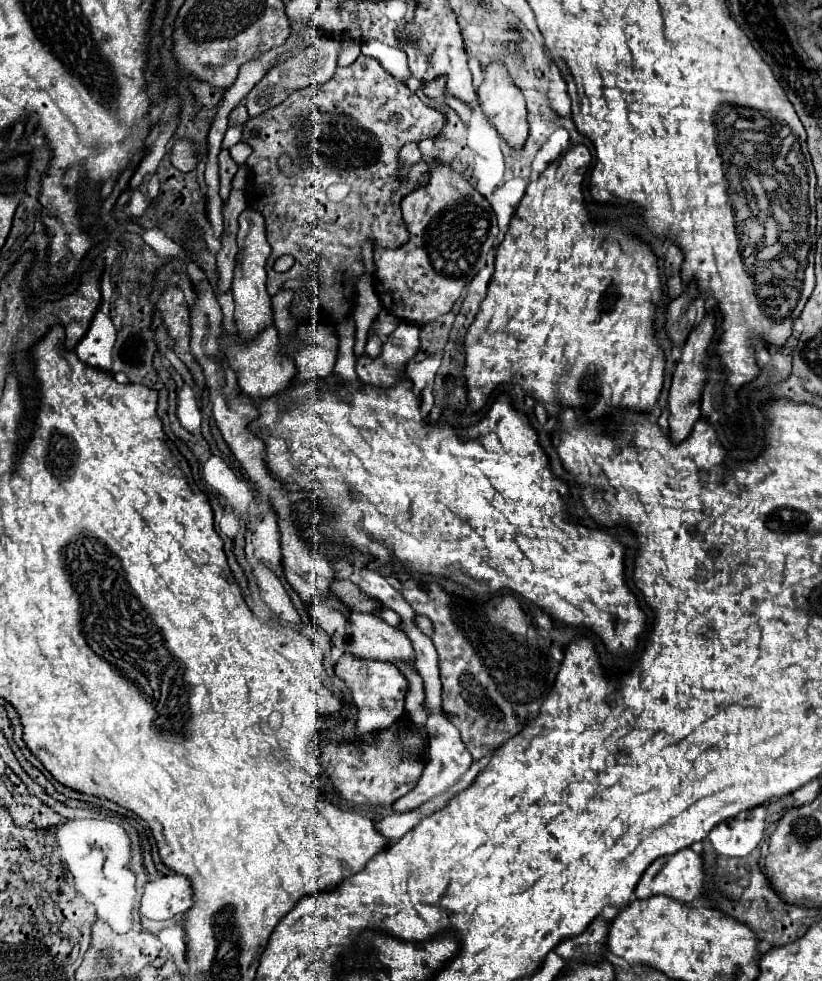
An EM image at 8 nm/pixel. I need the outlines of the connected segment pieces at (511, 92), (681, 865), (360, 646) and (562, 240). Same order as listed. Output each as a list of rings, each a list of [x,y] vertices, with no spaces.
[[[494,63],[484,71],[484,81],[478,89],[478,97],[480,97],[480,105],[482,111],[486,115],[486,119],[496,127],[498,135],[512,147],[512,149],[522,149],[526,145],[528,139],[528,123],[526,123],[526,105],[524,105],[524,97],[522,91],[512,85],[510,75],[506,71],[504,65]]]
[[[690,847],[680,849],[672,855],[664,855],[658,857],[642,875],[642,879],[638,881],[636,889],[634,889],[638,899],[648,899],[652,895],[666,895],[672,897],[680,903],[690,903],[696,897],[700,897],[704,893],[704,865],[702,865],[702,855],[694,853]]]
[[[314,601],[308,603],[310,615],[312,619],[330,635],[332,645],[336,645],[342,653],[352,653],[356,657],[364,657],[364,659],[380,659],[380,661],[412,661],[414,663],[414,653],[412,653],[412,643],[406,637],[404,631],[390,627],[388,623],[384,623],[378,615],[374,613],[360,613],[360,611],[352,611],[348,609],[344,603],[338,603],[336,607],[332,607],[328,603]]]
[[[576,145],[568,149],[562,157],[558,157],[554,163],[546,167],[546,171],[538,177],[538,181],[532,181],[510,221],[510,227],[504,235],[504,241],[498,247],[496,261],[494,261],[494,275],[488,285],[488,295],[484,297],[480,305],[480,313],[476,315],[474,323],[470,325],[466,339],[464,339],[464,349],[466,349],[466,365],[464,365],[464,379],[466,379],[466,395],[468,395],[468,405],[474,411],[480,411],[490,393],[496,387],[504,385],[518,385],[526,395],[530,395],[536,403],[542,403],[548,417],[558,417],[558,413],[566,407],[574,409],[580,417],[584,417],[584,423],[594,423],[594,421],[604,421],[618,411],[638,411],[638,413],[650,413],[652,407],[658,401],[662,381],[664,381],[664,353],[660,351],[656,339],[654,339],[654,313],[656,305],[662,297],[660,289],[660,273],[656,265],[656,257],[650,251],[650,247],[638,239],[634,239],[628,231],[624,231],[618,225],[598,225],[590,219],[584,199],[582,199],[582,181],[586,171],[590,169],[592,155],[586,145]]]

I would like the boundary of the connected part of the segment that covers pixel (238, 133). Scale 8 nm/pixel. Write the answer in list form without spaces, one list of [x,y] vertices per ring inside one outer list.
[[[228,127],[226,135],[224,135],[224,143],[222,143],[222,149],[230,149],[232,145],[236,145],[242,137],[242,127]]]

